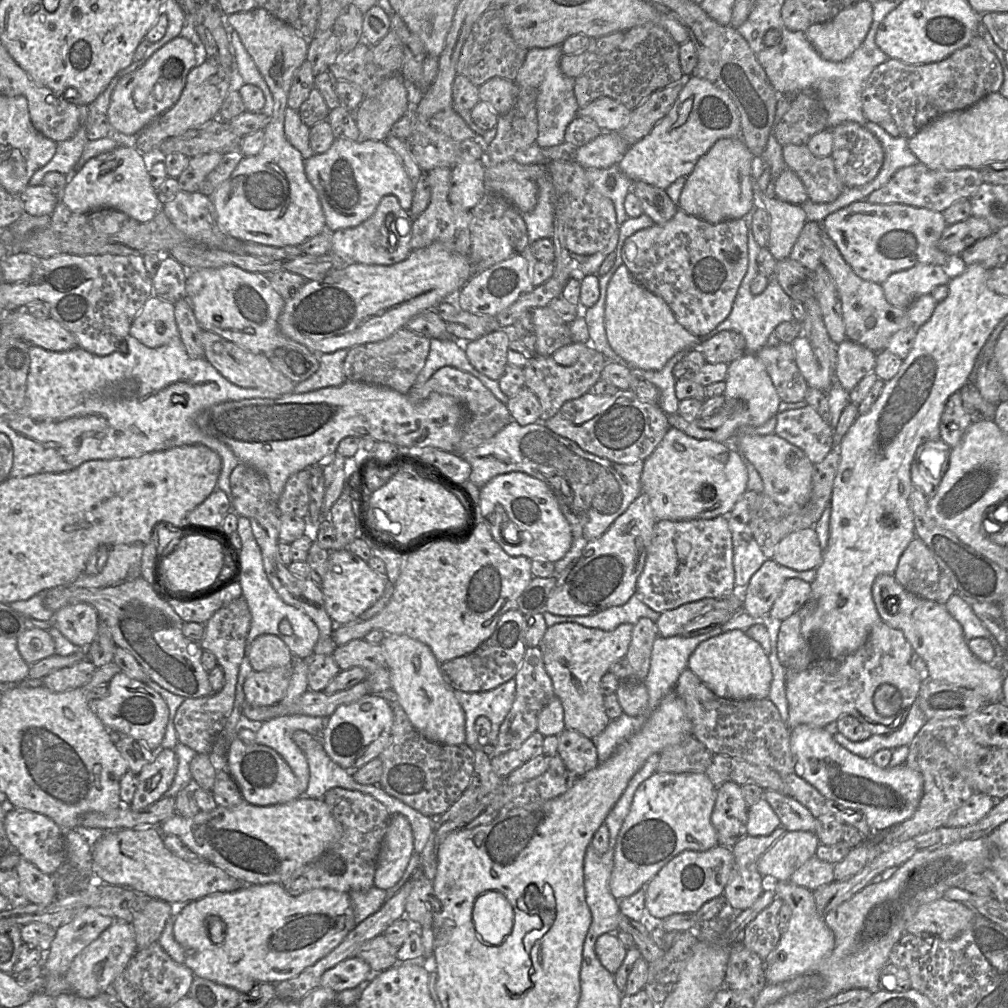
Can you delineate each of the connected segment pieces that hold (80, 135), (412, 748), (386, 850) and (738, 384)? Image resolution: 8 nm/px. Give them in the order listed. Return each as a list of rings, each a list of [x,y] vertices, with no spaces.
[[[80,105],[80,126],[76,133],[69,139],[56,142],[56,151],[52,159],[42,168],[38,169],[29,181],[30,186],[42,184],[44,176],[49,172],[59,172],[68,176],[68,180],[73,177],[74,169],[78,163],[84,147],[88,141],[86,133],[86,121],[88,116],[88,105]]]
[[[402,707],[393,708],[393,714],[390,741],[378,756],[383,766],[379,786],[425,816],[440,816],[468,787],[473,774],[474,751],[465,743],[444,745],[429,741],[412,726]]]
[[[402,814],[391,815],[381,845],[374,874],[374,886],[378,889],[392,888],[403,876],[414,853],[411,825]]]
[[[746,353],[729,363],[725,384],[726,388],[723,393],[724,405],[717,415],[709,418],[697,417],[695,419],[686,419],[676,413],[668,415],[670,426],[699,440],[708,439],[720,443],[729,443],[734,439],[735,433],[740,427],[761,426],[772,416],[778,414],[778,406],[781,399],[763,362],[756,354]]]

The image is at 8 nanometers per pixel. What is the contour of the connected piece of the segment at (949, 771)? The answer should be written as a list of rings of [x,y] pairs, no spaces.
[[[949,717],[927,720],[909,744],[905,765],[923,776],[923,796],[912,817],[887,830],[873,831],[848,855],[834,864],[834,881],[844,881],[860,872],[880,853],[917,835],[942,826],[975,792],[964,779],[964,771],[978,764],[992,747],[978,744],[965,727],[962,718]]]

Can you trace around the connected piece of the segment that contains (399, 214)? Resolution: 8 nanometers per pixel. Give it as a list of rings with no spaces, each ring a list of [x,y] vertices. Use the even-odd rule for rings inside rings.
[[[393,195],[384,196],[373,215],[353,228],[345,228],[332,232],[331,253],[342,258],[345,264],[366,264],[390,266],[405,260],[411,249],[411,232],[400,235],[398,220],[403,219],[411,225],[414,217],[400,206],[399,200]]]

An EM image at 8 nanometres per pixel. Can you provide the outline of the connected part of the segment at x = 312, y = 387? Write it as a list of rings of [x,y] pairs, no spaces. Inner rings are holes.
[[[347,349],[319,355],[318,370],[305,381],[295,384],[294,393],[312,392],[321,388],[340,386],[347,381],[343,372],[343,363]]]

